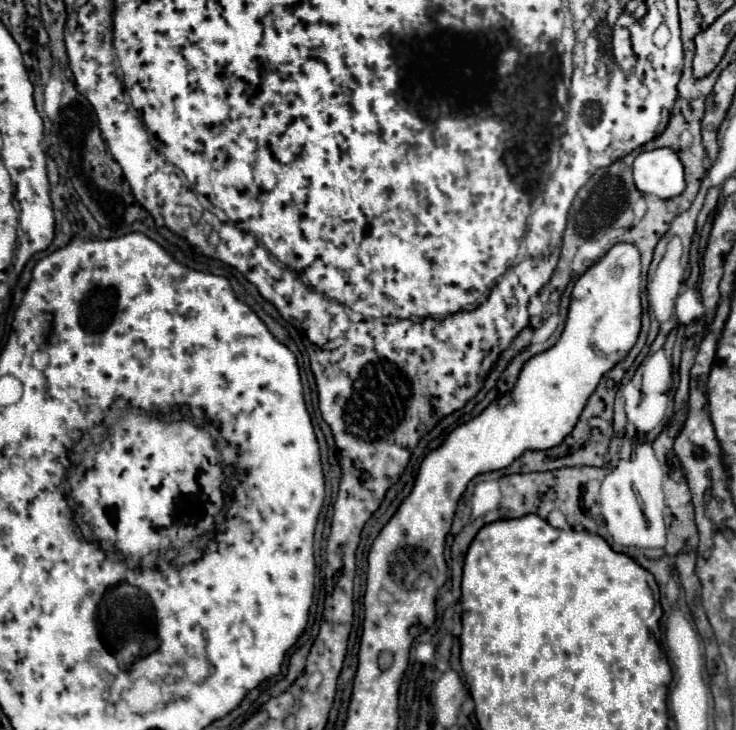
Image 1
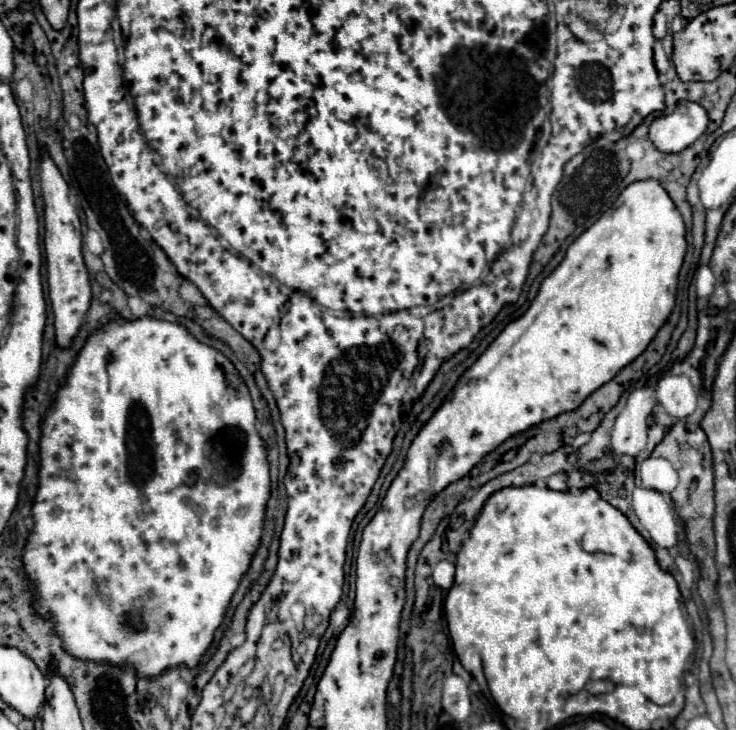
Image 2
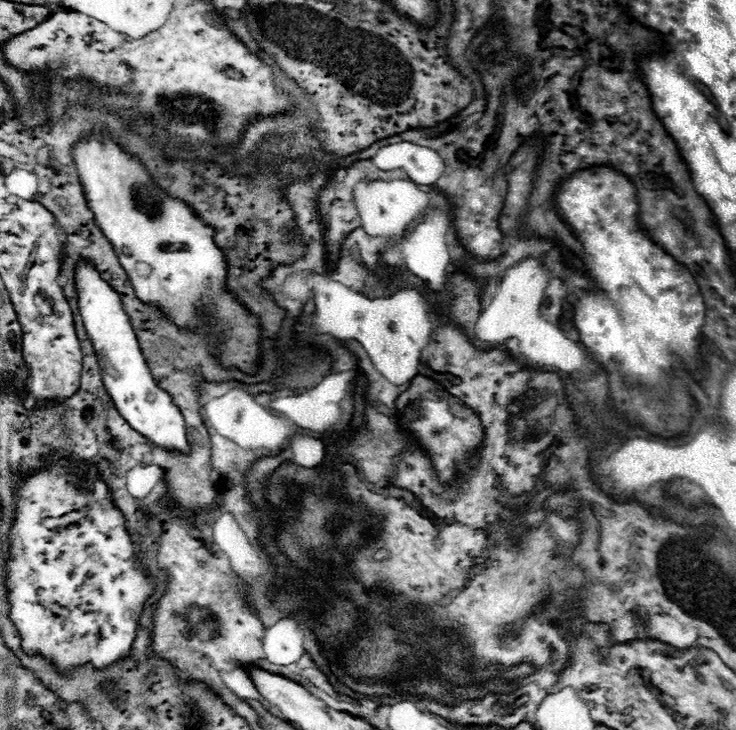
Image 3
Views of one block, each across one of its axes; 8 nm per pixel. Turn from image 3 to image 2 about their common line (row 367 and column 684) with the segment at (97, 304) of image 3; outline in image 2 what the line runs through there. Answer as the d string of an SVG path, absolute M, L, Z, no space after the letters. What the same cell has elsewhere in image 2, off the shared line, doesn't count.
M682 100L672 114L664 114L650 124L650 140L662 152L680 152L696 142L706 126L706 110L698 102Z

